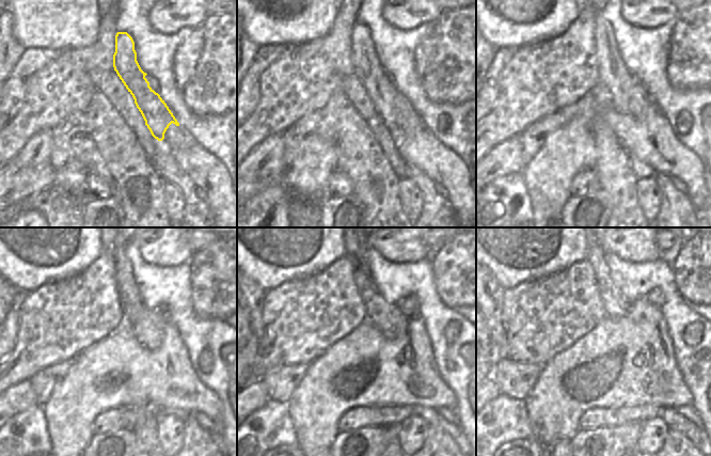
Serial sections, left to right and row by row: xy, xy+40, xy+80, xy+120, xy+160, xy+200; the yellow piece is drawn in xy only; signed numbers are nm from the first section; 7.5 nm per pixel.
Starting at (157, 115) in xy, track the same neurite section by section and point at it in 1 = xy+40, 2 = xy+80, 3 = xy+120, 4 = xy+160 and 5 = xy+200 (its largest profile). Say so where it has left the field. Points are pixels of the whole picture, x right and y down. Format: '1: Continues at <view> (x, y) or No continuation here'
1: Continues at xy+40 (395, 110)
2: Continues at xy+80 (629, 97)
3: Continues at xy+120 (147, 326)
4: Continues at xy+160 (388, 317)
5: Continues at xy+200 (615, 307)

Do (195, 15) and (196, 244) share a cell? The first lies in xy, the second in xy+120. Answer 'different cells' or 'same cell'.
different cells

